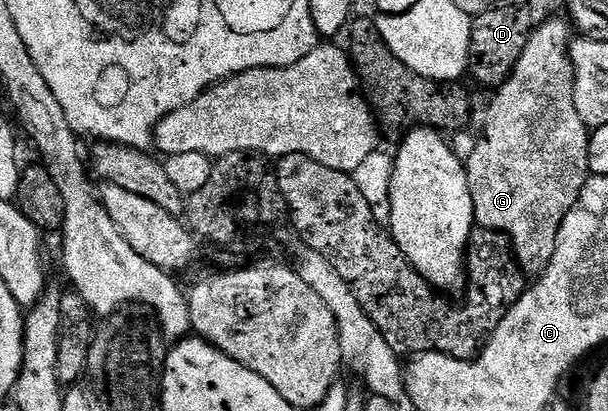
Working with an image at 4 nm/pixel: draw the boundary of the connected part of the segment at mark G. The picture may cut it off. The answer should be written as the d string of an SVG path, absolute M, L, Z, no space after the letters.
M551 17L548 22L536 29L536 33L532 33L528 45L524 46L523 53L516 61L511 75L493 92L494 100L491 101L490 108L486 111L486 128L482 131L482 140L471 149L470 156L465 156L464 159L468 185L472 193L475 224L479 227L490 227L494 231L502 231L506 234L510 239L510 244L514 246L514 258L517 259L519 267L530 277L540 276L548 269L548 265L552 261L552 253L556 253L556 237L560 237L560 225L564 225L564 217L572 209L572 205L576 205L586 180L592 175L589 169L589 141L592 131L584 121L580 121L580 113L576 109L574 66L570 60L571 42L571 24L562 17Z

